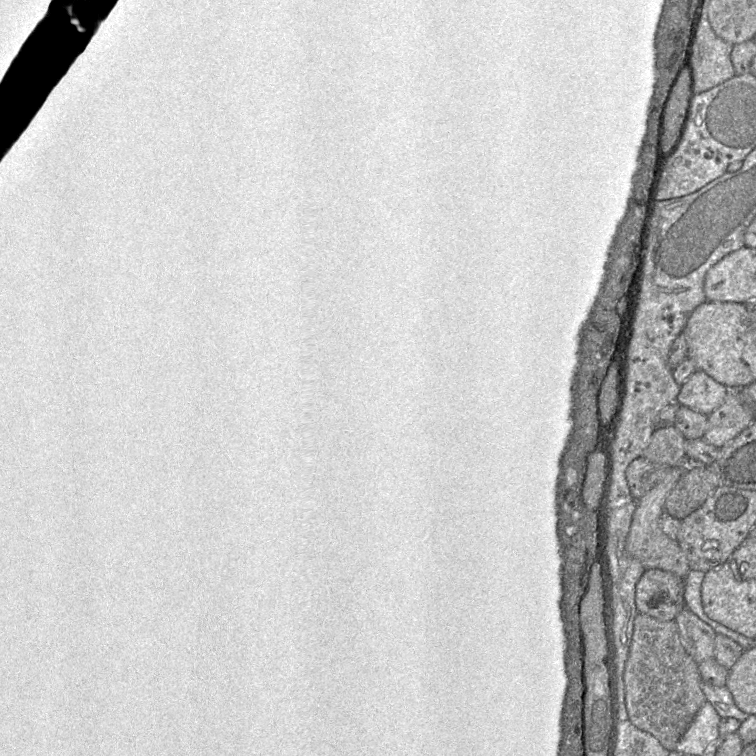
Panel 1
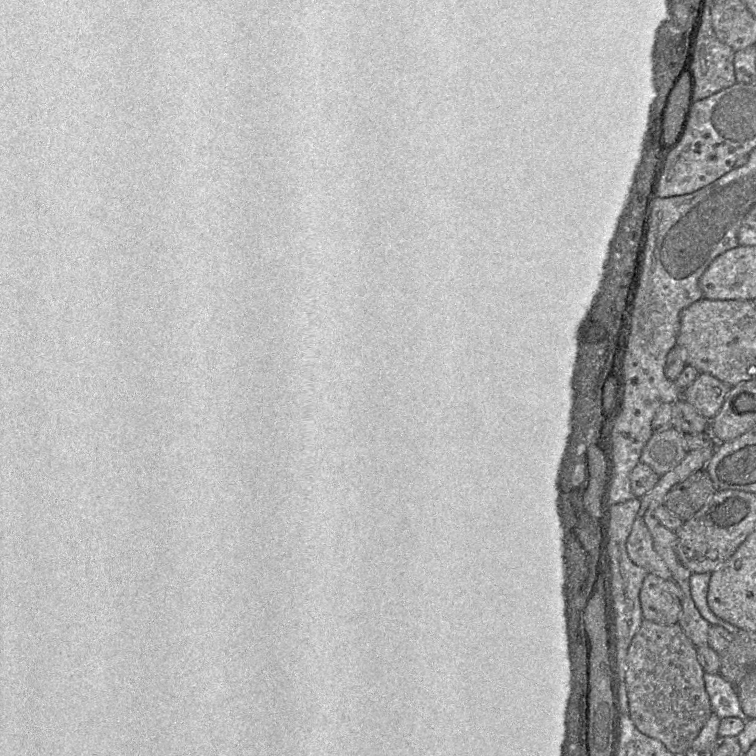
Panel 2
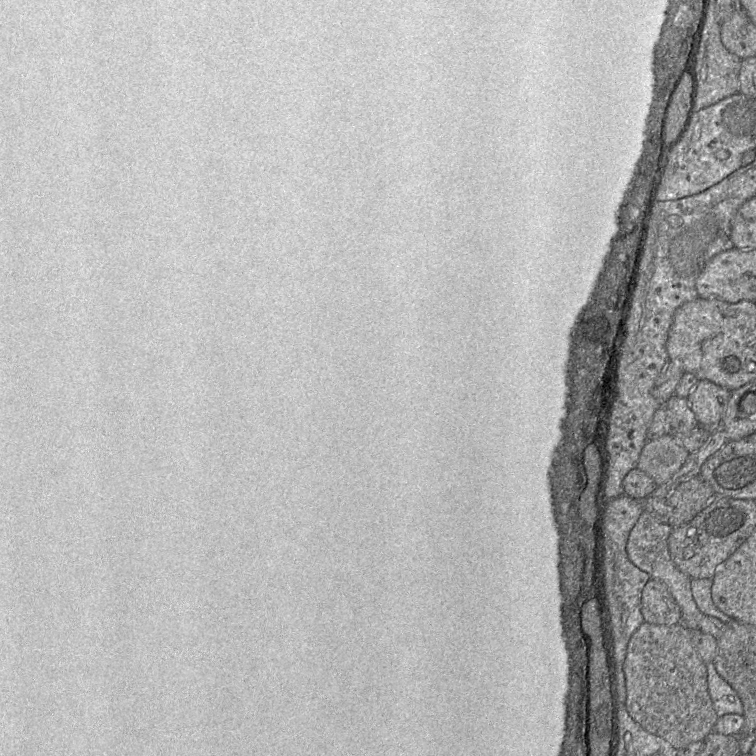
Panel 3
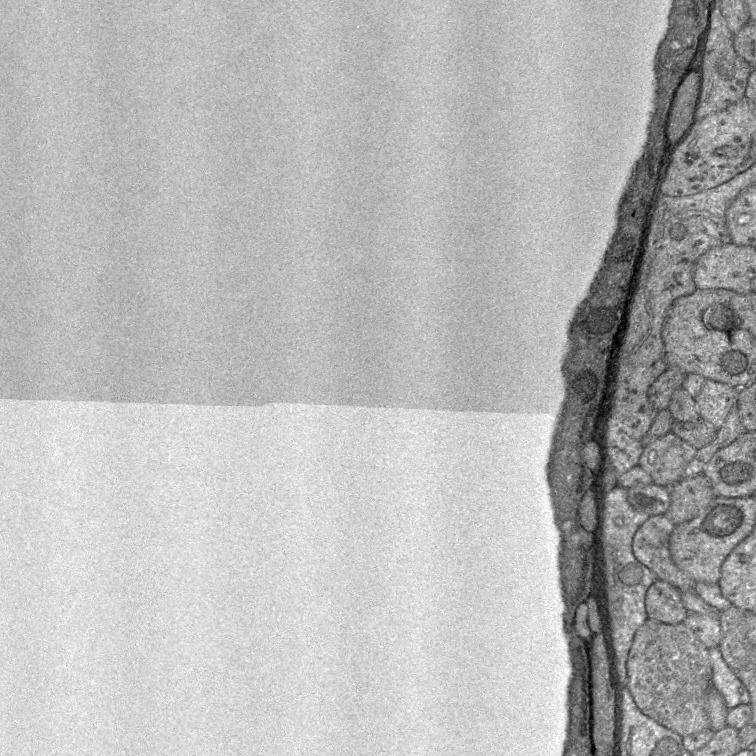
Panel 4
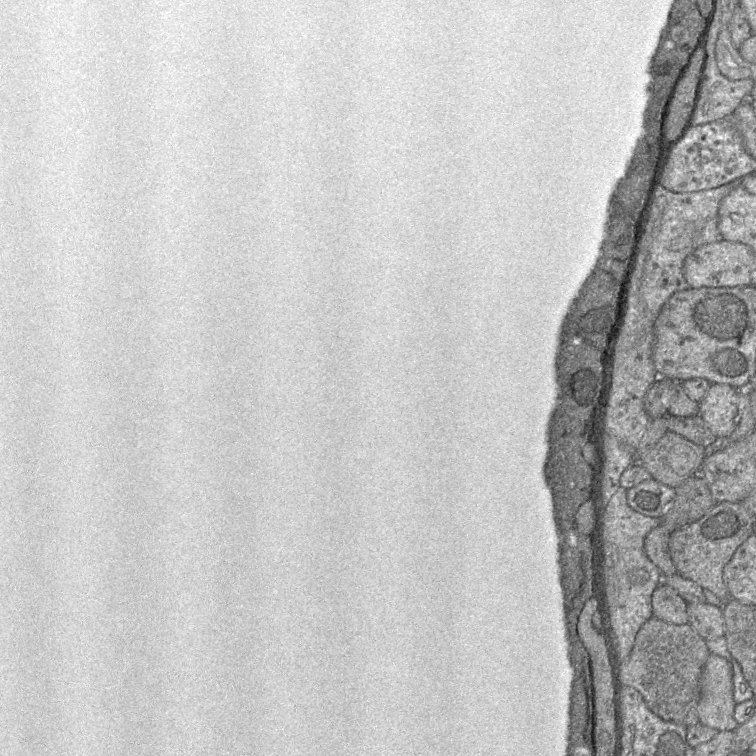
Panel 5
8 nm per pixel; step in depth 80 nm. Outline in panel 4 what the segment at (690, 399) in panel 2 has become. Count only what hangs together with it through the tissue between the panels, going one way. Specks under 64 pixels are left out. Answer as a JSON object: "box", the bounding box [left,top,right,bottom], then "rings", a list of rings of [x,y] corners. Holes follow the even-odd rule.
{"box":[695,380,739,429],"rings":[[[706,380],[695,397],[700,418],[719,429],[736,408],[739,390],[722,382]]]}

